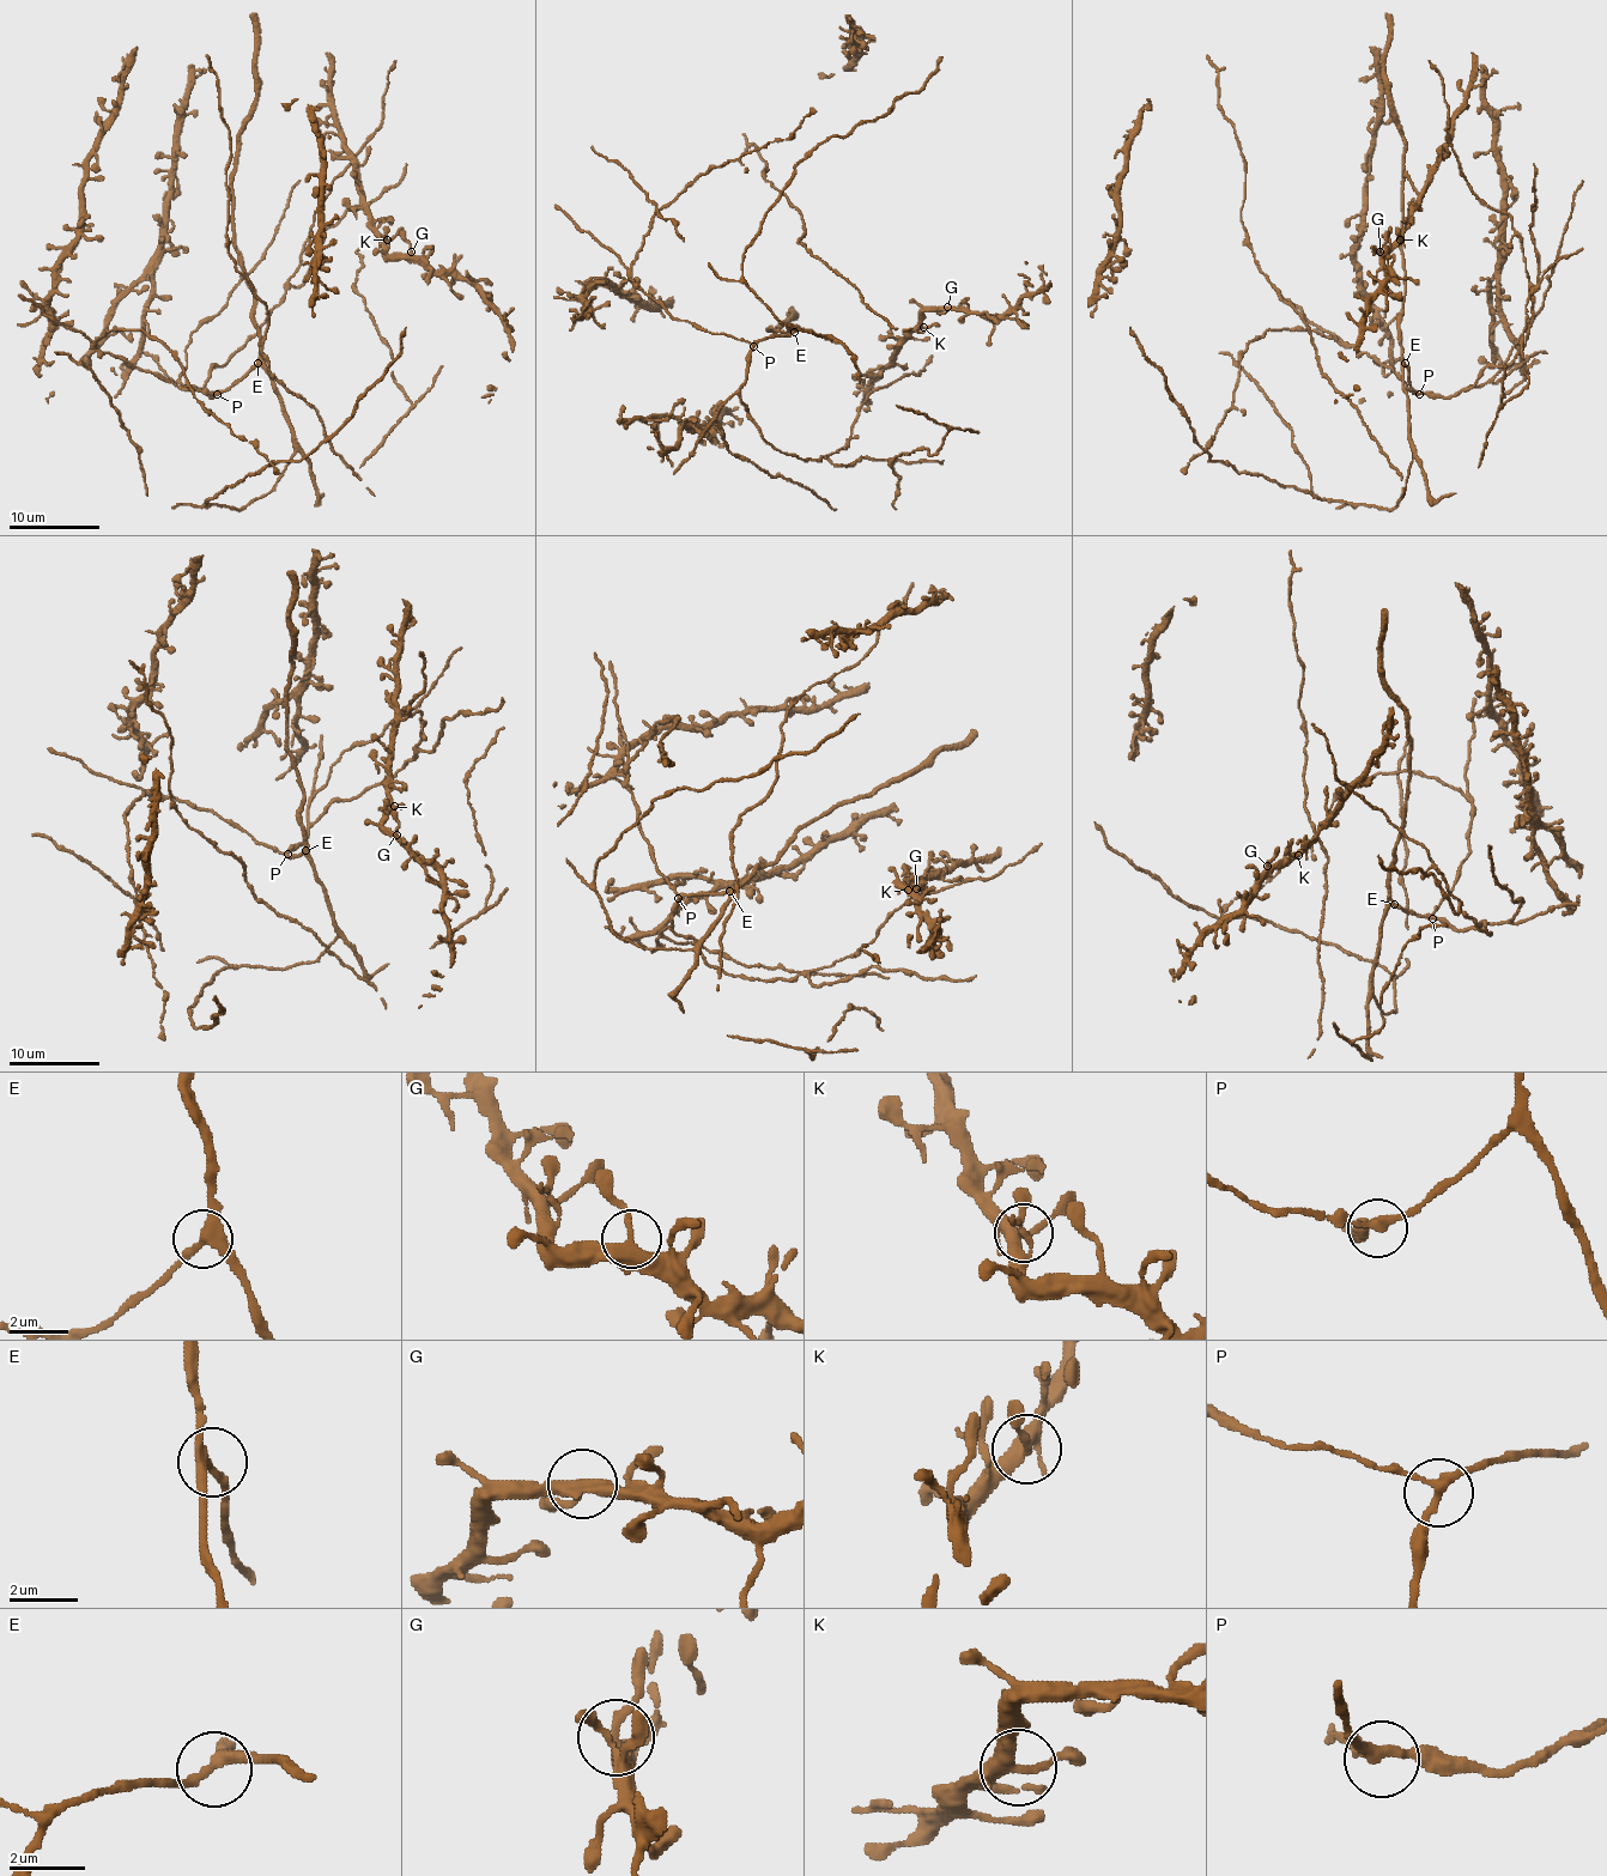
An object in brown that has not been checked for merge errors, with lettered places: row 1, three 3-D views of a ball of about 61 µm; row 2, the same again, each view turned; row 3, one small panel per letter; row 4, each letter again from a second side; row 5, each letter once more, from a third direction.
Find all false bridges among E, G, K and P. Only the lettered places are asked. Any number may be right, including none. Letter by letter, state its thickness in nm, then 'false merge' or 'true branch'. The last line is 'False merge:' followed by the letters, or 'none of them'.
E: 280 nm | true branch
G: 340 nm | true branch
K: 360 nm | true branch
P: 240 nm | true branch
False merge: none of them

